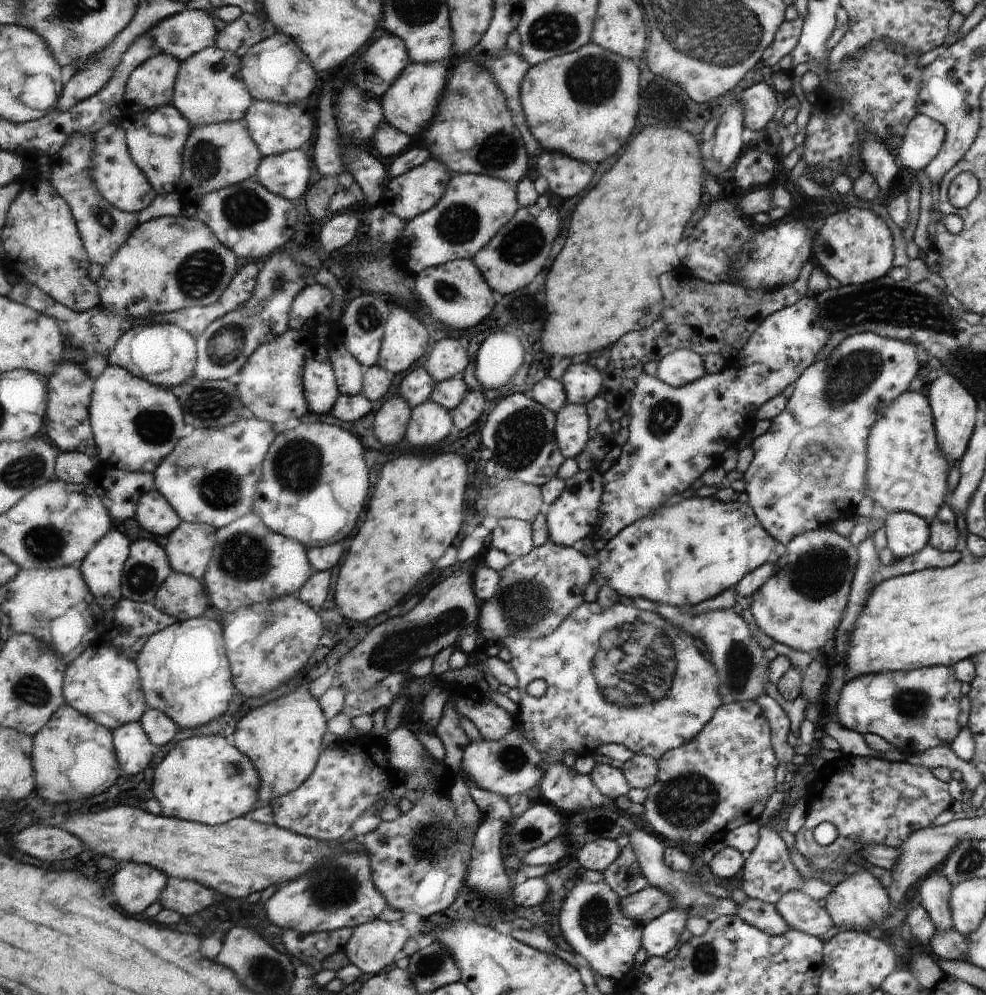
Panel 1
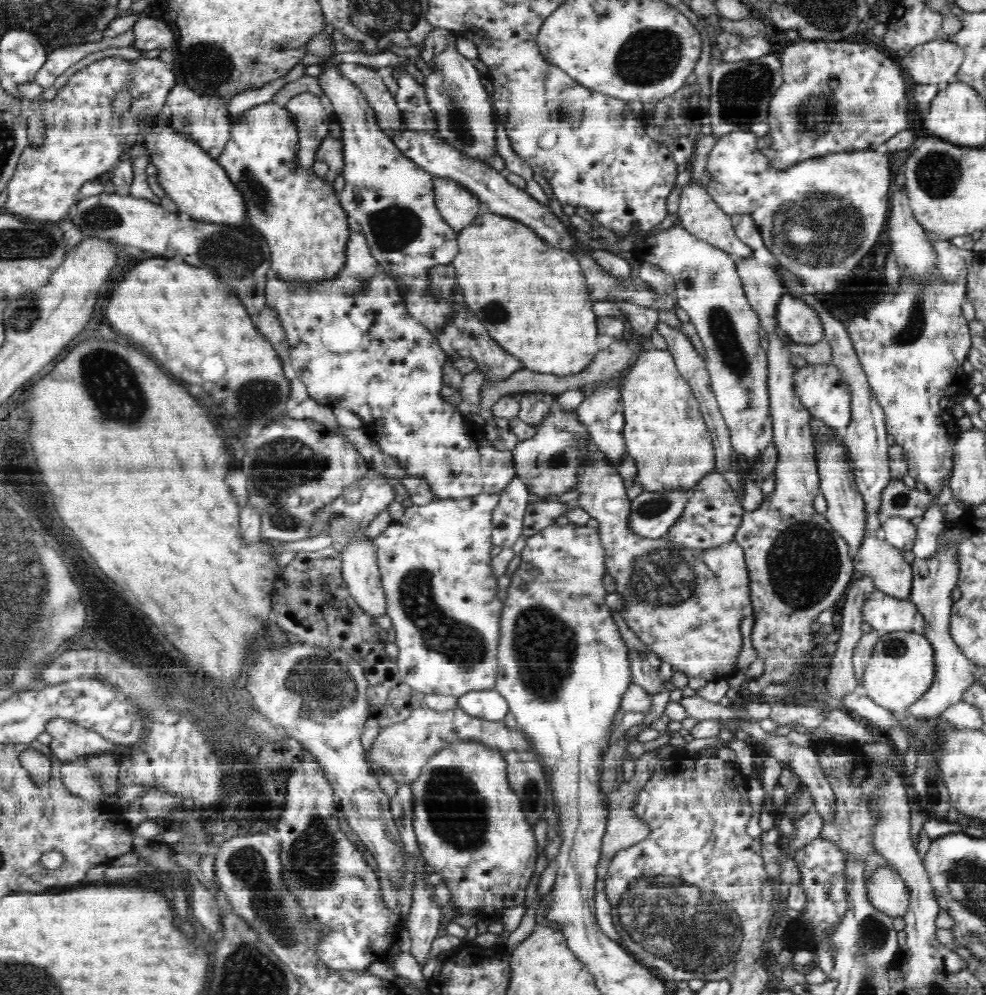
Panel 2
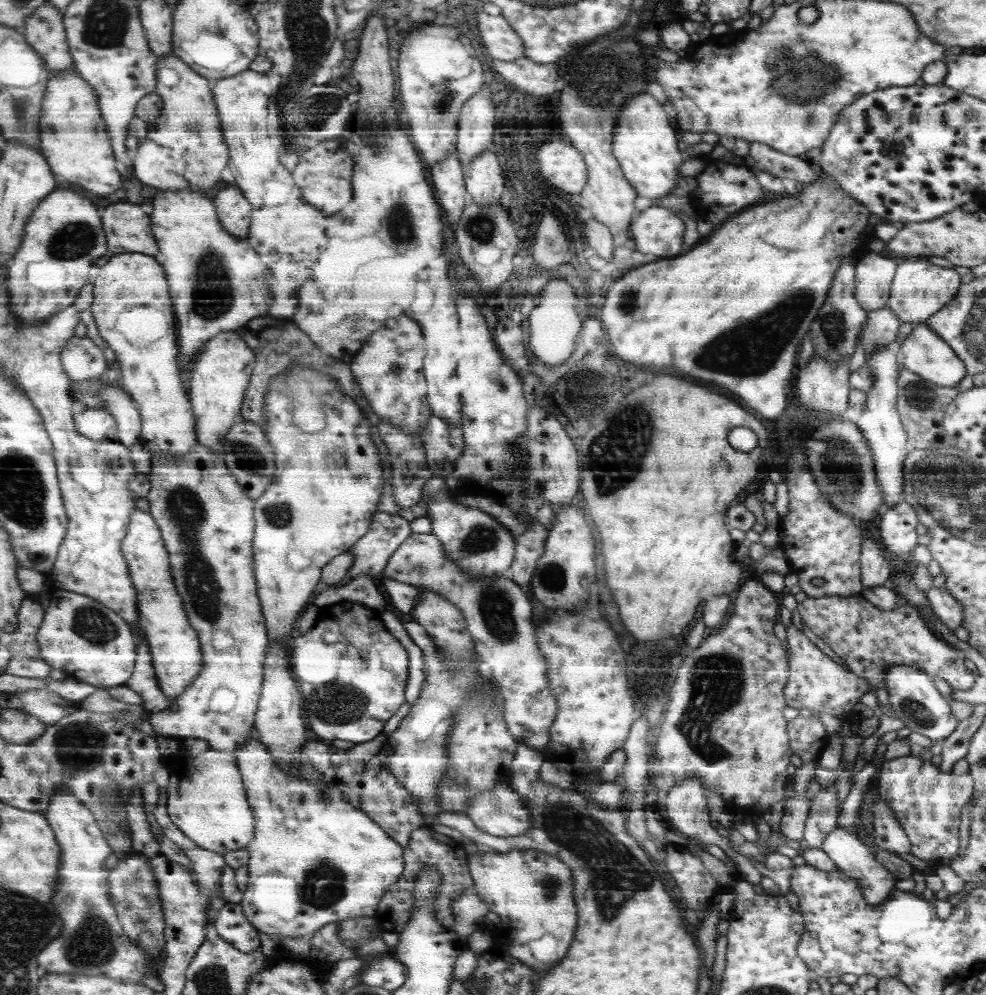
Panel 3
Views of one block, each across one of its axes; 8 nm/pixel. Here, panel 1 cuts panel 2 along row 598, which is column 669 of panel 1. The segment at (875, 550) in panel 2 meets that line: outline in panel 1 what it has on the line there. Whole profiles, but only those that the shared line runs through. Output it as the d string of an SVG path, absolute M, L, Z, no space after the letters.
M645 886L643 890L631 896L625 896L621 904L623 904L625 916L641 924L649 924L651 920L655 920L657 916L661 916L671 908L669 896L665 896L659 888L651 888L651 886Z

